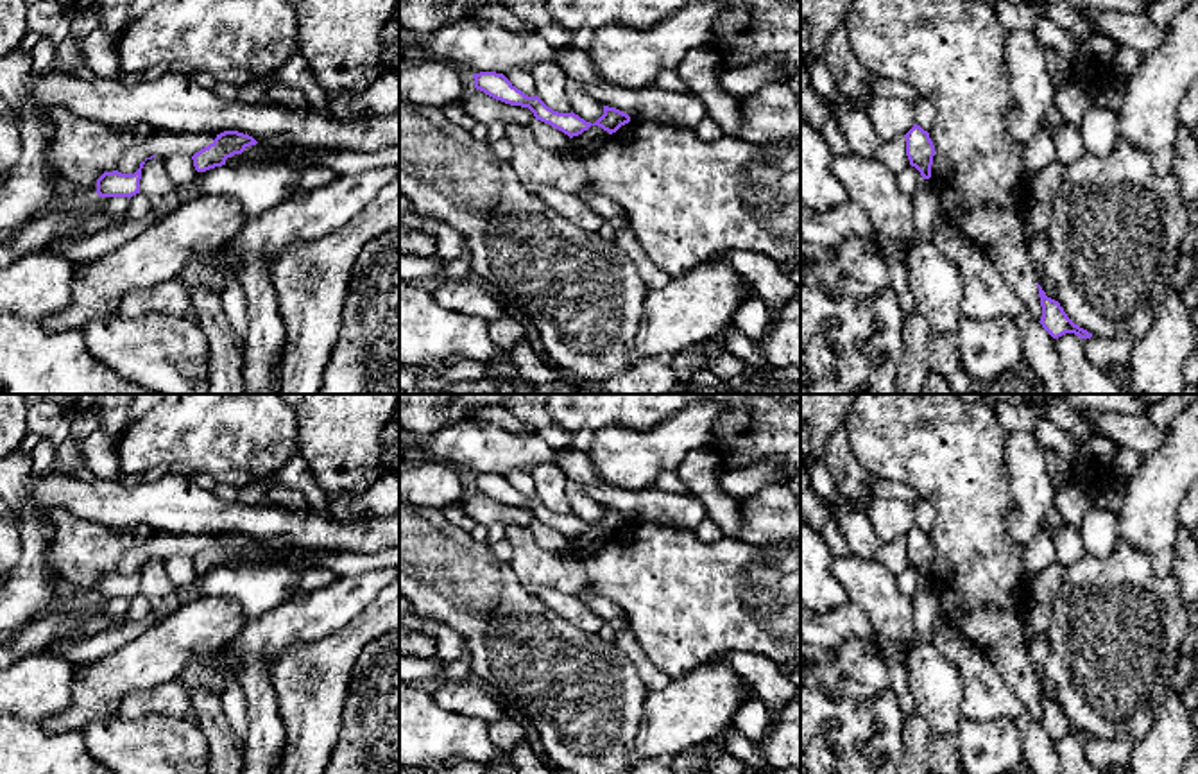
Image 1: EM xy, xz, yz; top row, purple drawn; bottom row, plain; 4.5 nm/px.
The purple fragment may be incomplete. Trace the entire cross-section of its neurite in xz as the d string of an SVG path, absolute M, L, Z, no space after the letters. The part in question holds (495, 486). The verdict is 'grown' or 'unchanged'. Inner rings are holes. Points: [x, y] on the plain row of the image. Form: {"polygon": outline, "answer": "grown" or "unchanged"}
{"polygon": "M480 473L475 475L473 480L476 491L505 505L528 509L534 514L535 521L550 525L552 529L562 532L569 539L582 536L591 527L598 527L609 536L612 536L621 527L630 523L630 518L627 514L609 507L603 507L603 516L595 525L586 523L573 512L571 514L553 512L537 496L528 498L521 491L518 491L503 475Z", "answer": "unchanged"}

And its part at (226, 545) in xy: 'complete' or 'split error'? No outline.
complete

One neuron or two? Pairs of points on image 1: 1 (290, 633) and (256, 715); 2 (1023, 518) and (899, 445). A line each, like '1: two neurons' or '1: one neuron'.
1: one neuron
2: two neurons

